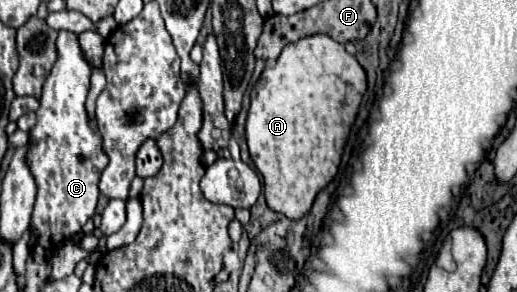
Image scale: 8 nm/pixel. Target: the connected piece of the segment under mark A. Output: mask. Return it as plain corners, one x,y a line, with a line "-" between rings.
315,34
291,42
283,48
275,66
265,68
251,90
251,108
247,116
247,146
255,168
263,176
267,206
287,218
303,218
319,194
337,174
347,136
357,118
361,96
367,90
367,72
347,54
345,46
327,34

